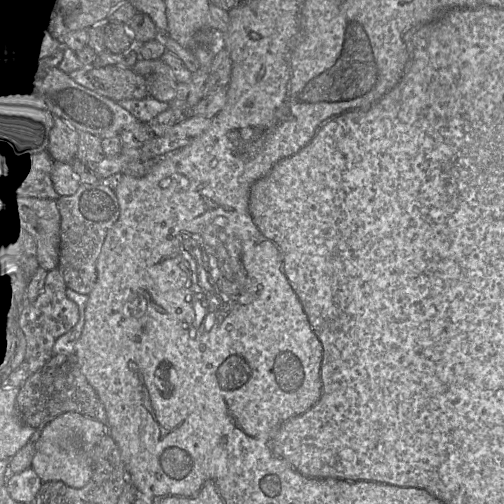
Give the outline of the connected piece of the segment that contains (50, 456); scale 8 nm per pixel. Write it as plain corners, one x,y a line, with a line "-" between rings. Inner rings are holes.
76,412
60,414
40,430
30,467
42,482
61,481
73,488
84,487
93,474
92,453
106,433
106,426
94,418

